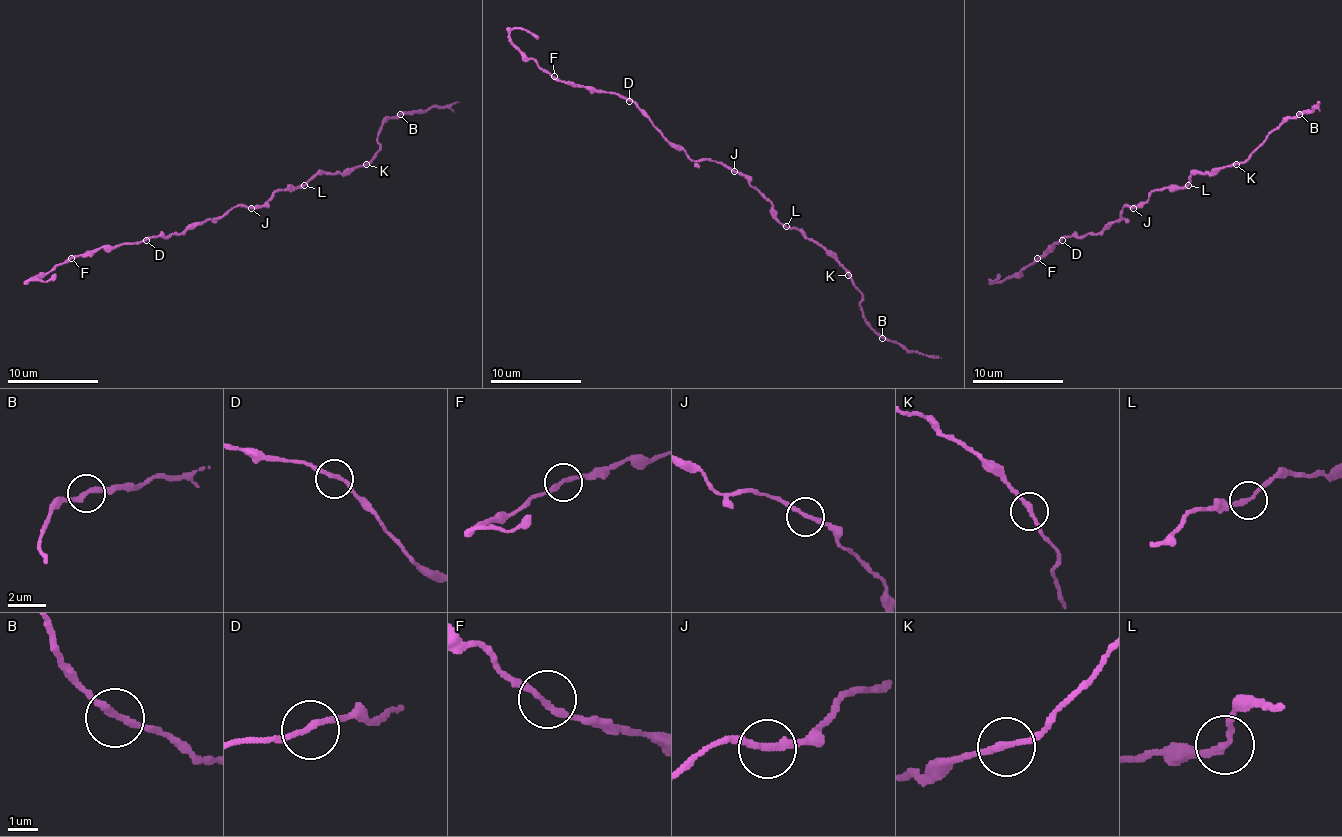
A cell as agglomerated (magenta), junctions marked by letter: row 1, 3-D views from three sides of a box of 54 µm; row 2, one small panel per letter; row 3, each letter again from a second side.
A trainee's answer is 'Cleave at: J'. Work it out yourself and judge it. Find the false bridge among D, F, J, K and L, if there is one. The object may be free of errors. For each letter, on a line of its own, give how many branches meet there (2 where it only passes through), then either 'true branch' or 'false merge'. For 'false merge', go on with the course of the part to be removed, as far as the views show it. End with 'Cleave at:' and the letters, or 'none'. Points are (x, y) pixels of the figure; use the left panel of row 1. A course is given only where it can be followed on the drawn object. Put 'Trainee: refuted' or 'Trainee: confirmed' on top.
Trainee: refuted
D: branches 2; true branch
F: branches 2; true branch
J: branches 2; true branch
K: branches 2; true branch
L: branches 2; true branch
Cleave at: none

